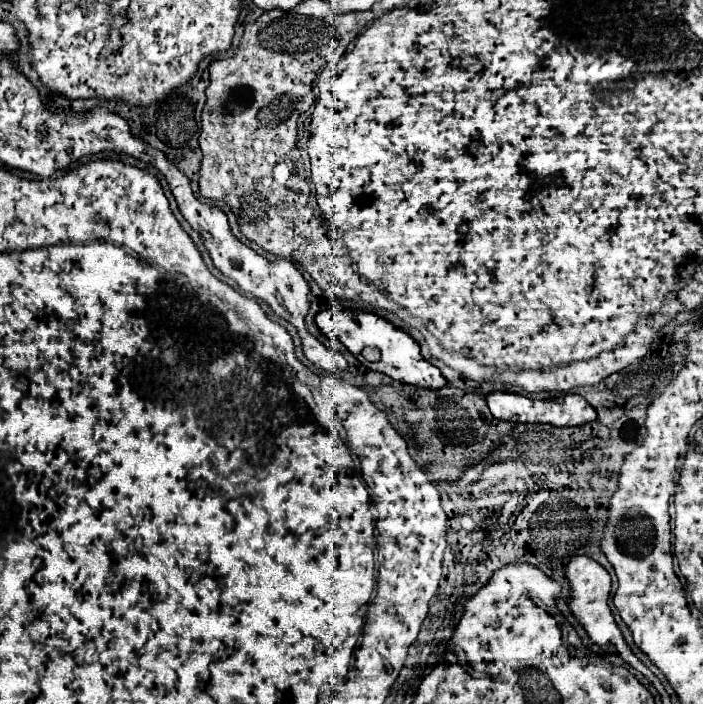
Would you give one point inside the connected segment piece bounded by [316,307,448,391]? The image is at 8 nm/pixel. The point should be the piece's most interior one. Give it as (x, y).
(401, 359)

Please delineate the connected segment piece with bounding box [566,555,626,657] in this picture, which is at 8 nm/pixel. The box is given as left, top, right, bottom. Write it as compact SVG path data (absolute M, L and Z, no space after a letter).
M578 555L566 565L566 579L572 585L570 609L572 609L574 617L584 625L590 639L600 647L610 645L610 649L616 649L620 657L626 657L626 641L624 641L622 631L618 629L614 615L612 615L612 609L608 605L608 597L610 597L610 575L608 575L608 571L600 563L596 563L594 559L590 559L586 555Z

